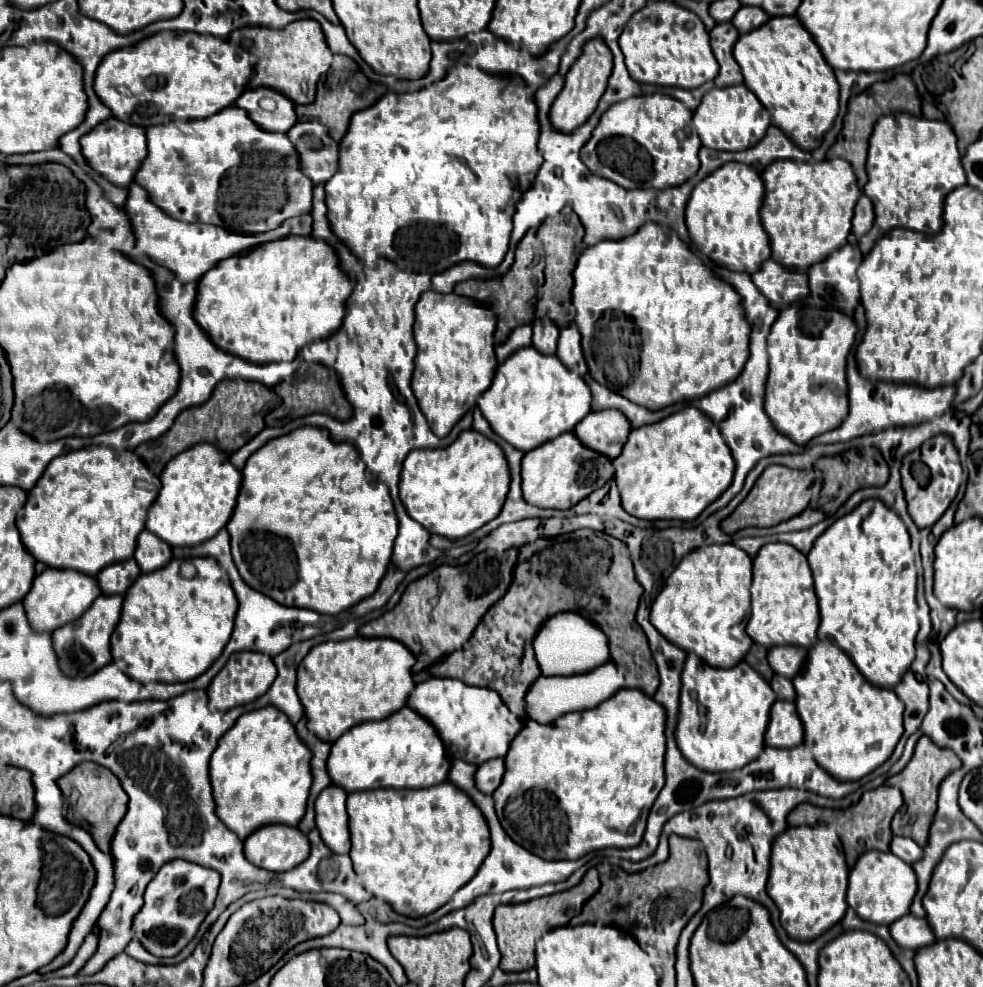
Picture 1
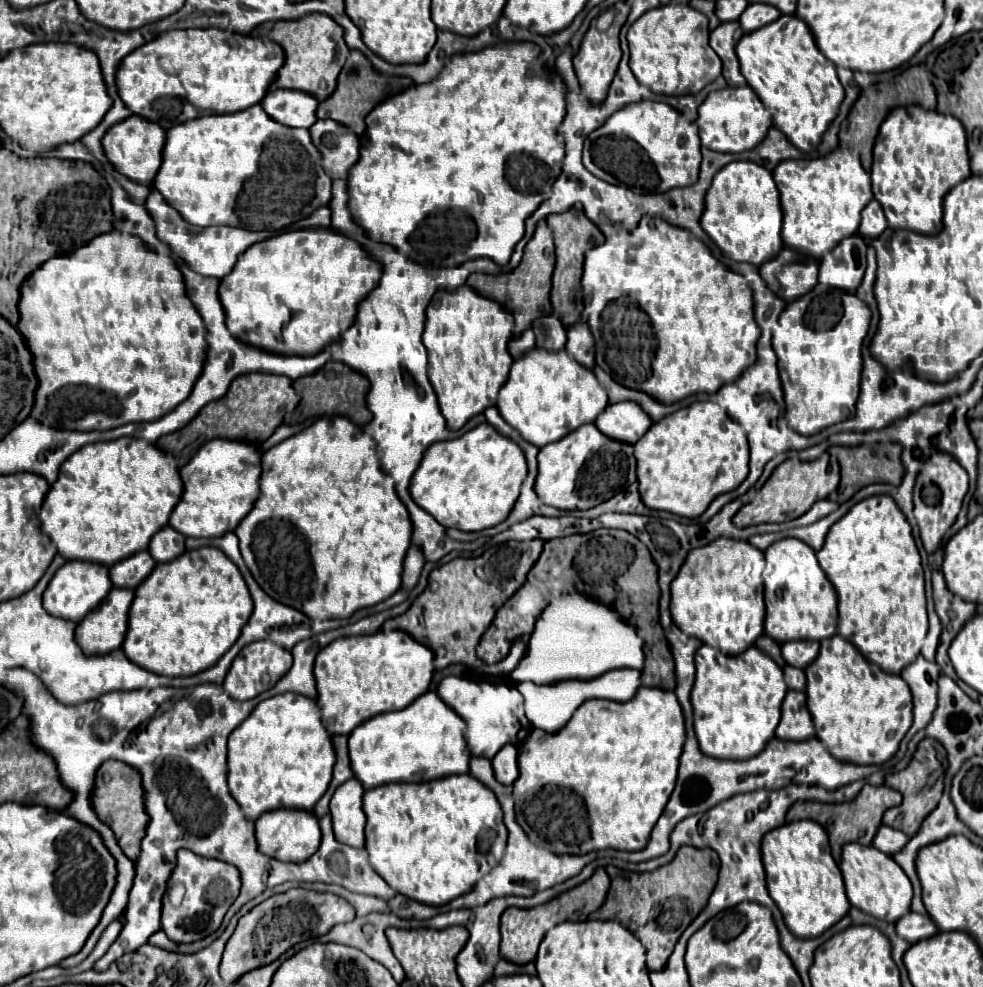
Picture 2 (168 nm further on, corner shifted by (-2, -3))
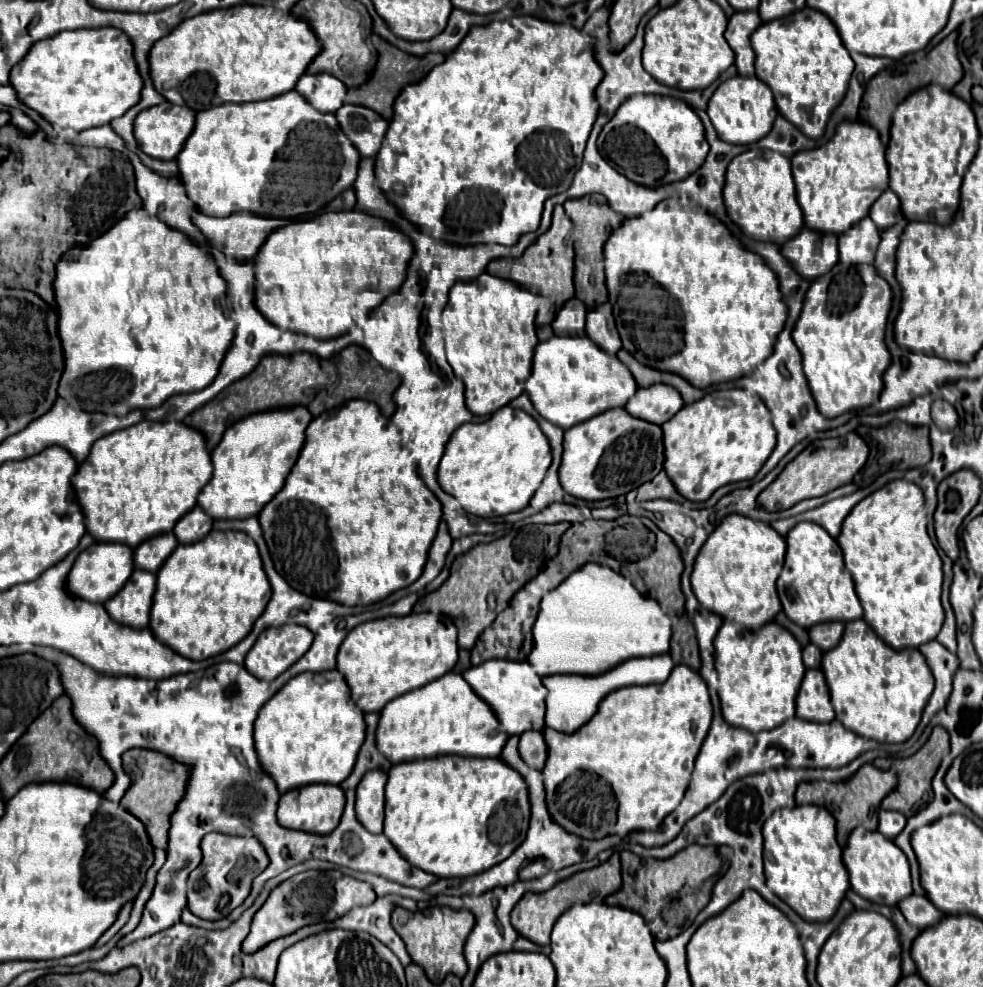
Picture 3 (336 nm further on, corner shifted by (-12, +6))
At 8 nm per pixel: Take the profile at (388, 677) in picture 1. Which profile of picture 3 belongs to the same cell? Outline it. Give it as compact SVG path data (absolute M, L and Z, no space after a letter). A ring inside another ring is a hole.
M420 612L420 614L408 614L408 616L386 616L378 620L364 622L348 636L344 638L344 644L340 644L340 652L336 654L336 668L342 672L346 684L350 686L352 692L352 702L354 706L368 714L368 712L380 712L390 700L418 690L426 686L428 682L434 682L436 678L444 676L446 672L452 670L452 666L458 660L458 644L456 644L456 628L452 620L446 620L438 612Z

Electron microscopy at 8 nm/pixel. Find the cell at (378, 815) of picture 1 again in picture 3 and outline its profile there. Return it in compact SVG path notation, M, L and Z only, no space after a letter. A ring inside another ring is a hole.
M440 756L436 760L396 764L388 772L384 836L396 844L404 860L412 860L416 868L424 868L424 872L432 872L436 878L470 878L500 864L522 844L528 820L530 804L526 784L498 758L464 760L460 756Z

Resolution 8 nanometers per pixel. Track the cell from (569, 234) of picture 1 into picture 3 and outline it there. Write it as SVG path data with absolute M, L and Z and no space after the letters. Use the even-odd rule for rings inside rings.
M588 194L584 198L568 200L564 204L564 210L568 212L572 224L574 224L574 286L576 296L588 306L594 308L602 302L606 302L606 288L604 288L604 270L602 270L602 248L610 234L610 218L614 216L608 208L608 202L600 194Z

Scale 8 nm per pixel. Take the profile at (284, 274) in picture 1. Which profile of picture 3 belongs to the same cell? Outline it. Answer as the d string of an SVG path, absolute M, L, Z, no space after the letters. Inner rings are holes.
M358 210L350 212L324 212L308 222L294 222L278 228L260 246L254 258L254 304L258 312L272 320L274 326L308 334L318 340L330 340L346 334L350 326L368 316L380 300L396 292L406 278L406 266L412 258L412 242L388 222L368 216Z

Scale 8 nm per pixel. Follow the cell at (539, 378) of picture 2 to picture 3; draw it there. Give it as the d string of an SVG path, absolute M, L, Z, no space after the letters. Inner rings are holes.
M552 336L534 350L532 374L524 382L524 392L536 412L558 428L572 428L610 408L624 406L638 390L632 374L614 354L602 352L586 336Z

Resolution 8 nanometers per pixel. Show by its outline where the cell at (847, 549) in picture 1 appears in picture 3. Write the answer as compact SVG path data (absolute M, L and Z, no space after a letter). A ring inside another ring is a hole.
M892 480L884 488L860 500L846 516L838 544L844 552L844 562L852 574L858 600L864 610L864 622L894 650L918 648L936 638L944 622L940 604L942 592L942 560L926 532L926 504L920 488L906 480Z

